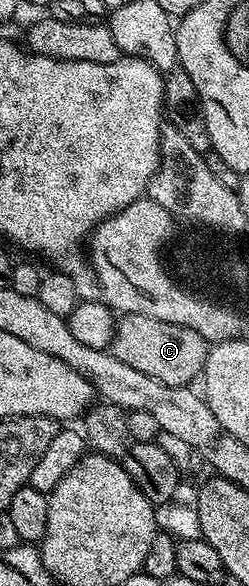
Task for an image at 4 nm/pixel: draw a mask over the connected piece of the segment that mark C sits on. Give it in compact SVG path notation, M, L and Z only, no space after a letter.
M124 312L115 321L115 337L109 351L112 356L121 358L121 362L133 366L133 370L141 370L141 374L165 382L165 386L187 386L202 377L208 349L207 340L201 338L197 330L161 322L161 318L149 318L149 314Z

